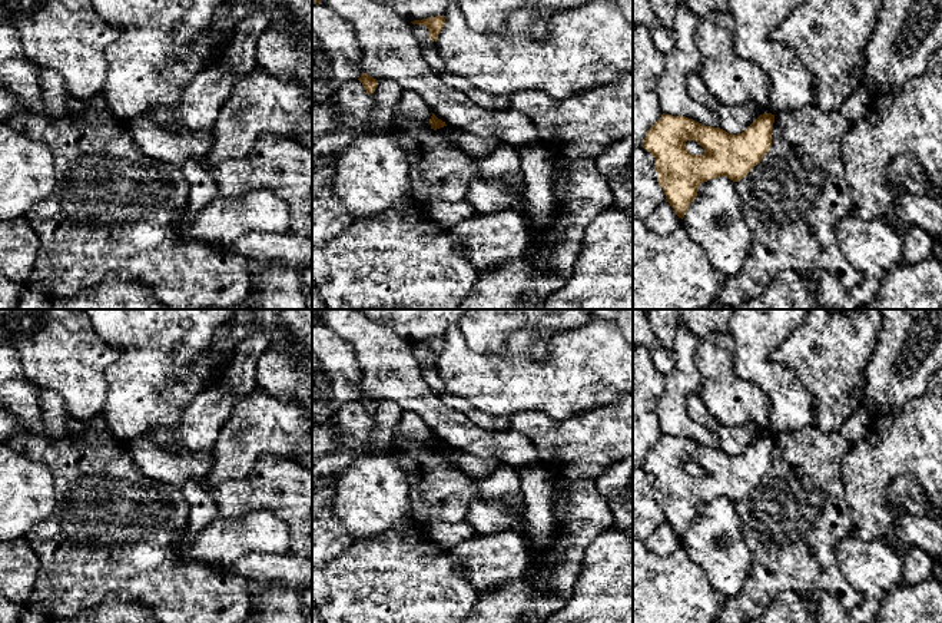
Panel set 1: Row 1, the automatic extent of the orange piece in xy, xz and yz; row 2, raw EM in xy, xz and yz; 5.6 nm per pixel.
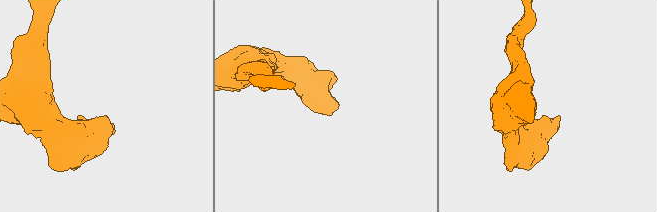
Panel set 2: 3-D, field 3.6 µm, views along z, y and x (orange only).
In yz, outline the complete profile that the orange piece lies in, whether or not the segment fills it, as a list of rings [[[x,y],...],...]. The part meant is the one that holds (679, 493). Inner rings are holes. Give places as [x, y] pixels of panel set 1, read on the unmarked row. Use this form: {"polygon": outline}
{"polygon": [[[663,434],[641,467],[654,478],[666,523],[683,540],[701,504],[720,497],[739,503],[762,483],[772,467],[773,444],[775,435],[764,434],[744,453],[732,455],[719,447]],[[687,461],[696,461],[704,474],[690,474]]]}

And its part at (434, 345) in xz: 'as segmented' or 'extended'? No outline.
as segmented

